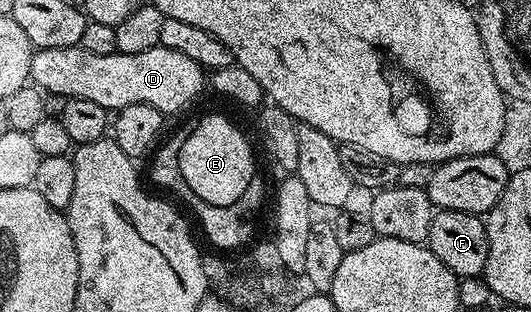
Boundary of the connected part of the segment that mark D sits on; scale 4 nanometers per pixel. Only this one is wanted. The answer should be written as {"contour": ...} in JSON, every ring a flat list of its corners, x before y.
{"contour":[[78,46,41,48,32,55,29,80,46,93,85,98,109,110,144,104,153,106,153,110,171,114,181,111,182,108,190,109,191,99,202,94,203,84,205,88,205,69,186,54,162,46,144,50,139,54,117,51,108,56,89,54,89,50]]}

